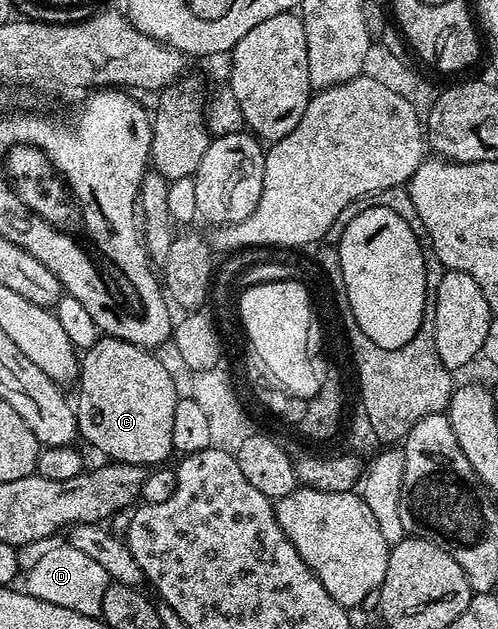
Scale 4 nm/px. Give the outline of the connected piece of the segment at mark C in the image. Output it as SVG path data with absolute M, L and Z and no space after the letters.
M101 336L94 347L83 350L80 357L80 390L74 397L74 408L79 436L89 441L100 453L105 453L107 460L122 465L142 465L160 467L168 456L173 456L174 407L178 396L174 389L174 380L162 367L155 352L126 343L117 337Z

